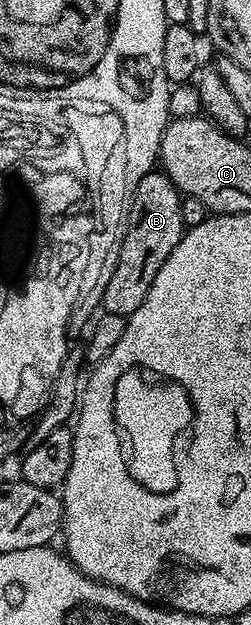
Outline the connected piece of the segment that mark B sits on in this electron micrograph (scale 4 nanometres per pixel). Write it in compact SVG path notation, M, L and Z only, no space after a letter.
M152 172L141 176L127 216L127 224L118 243L119 256L114 259L116 268L109 284L102 290L102 309L109 314L129 316L141 308L149 288L153 284L153 276L165 264L169 252L177 248L183 239L185 227L181 220L181 195L175 185L162 172Z

